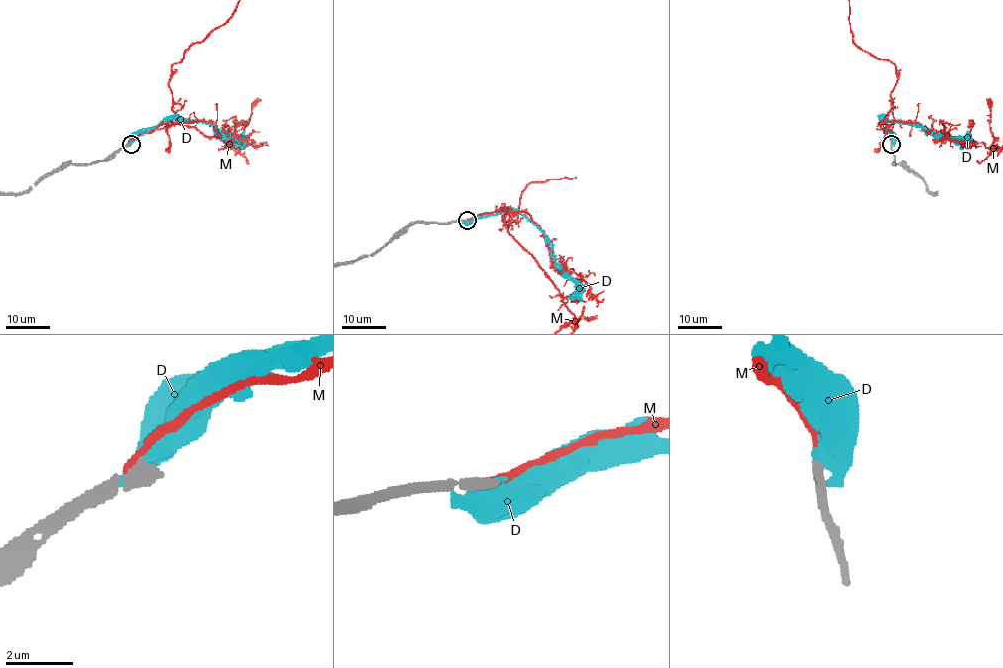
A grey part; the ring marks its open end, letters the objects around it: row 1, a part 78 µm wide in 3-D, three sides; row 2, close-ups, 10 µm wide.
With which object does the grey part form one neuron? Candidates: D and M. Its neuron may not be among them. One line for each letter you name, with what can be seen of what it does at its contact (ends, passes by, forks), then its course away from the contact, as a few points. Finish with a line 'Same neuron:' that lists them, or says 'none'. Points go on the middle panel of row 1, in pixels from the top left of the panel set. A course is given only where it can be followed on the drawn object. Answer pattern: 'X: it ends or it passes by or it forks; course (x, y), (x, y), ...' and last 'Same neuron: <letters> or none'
Same neuron: none

